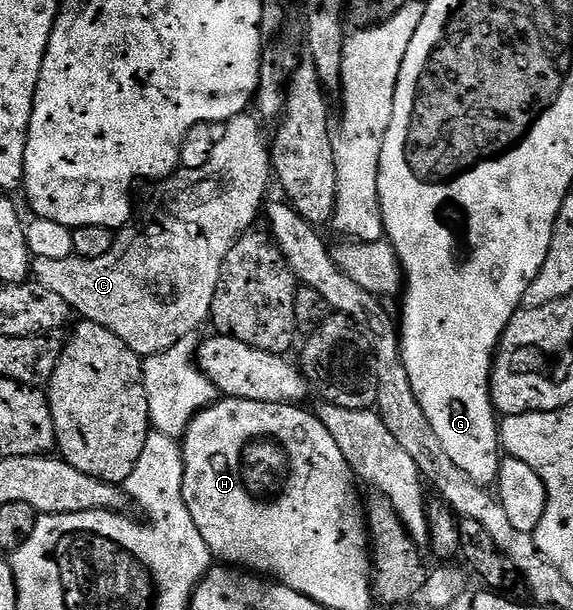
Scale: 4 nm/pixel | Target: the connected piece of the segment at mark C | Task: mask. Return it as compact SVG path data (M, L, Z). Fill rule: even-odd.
M255 114L234 116L232 120L226 121L218 133L213 146L213 155L209 158L209 162L205 162L205 166L201 166L197 170L183 168L162 181L156 187L159 189L156 190L155 197L152 198L151 205L147 208L147 213L140 220L138 217L134 222L118 229L113 242L113 250L109 250L109 254L104 254L102 258L93 258L92 260L86 260L77 255L69 258L34 258L31 265L31 276L34 283L45 286L45 290L54 290L60 298L65 298L65 302L69 302L71 311L76 317L97 322L97 326L105 326L105 330L117 334L117 338L121 338L121 342L125 342L125 346L129 346L129 350L133 350L141 358L156 356L170 348L178 349L181 338L195 336L198 333L198 328L203 323L206 325L210 321L213 294L217 294L217 282L221 278L221 266L225 262L231 247L239 241L240 236L244 232L252 231L254 224L251 223L258 216L260 219L261 209L268 199L267 187L273 184L273 169L271 166L269 140L268 137L263 137L262 127L264 128L264 125L261 123L258 115Z

